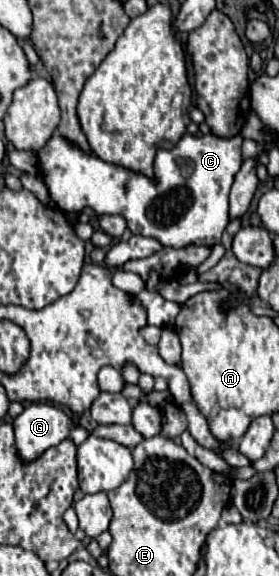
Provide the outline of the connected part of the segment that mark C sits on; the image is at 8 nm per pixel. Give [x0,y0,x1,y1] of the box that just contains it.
[38,134,242,248]

